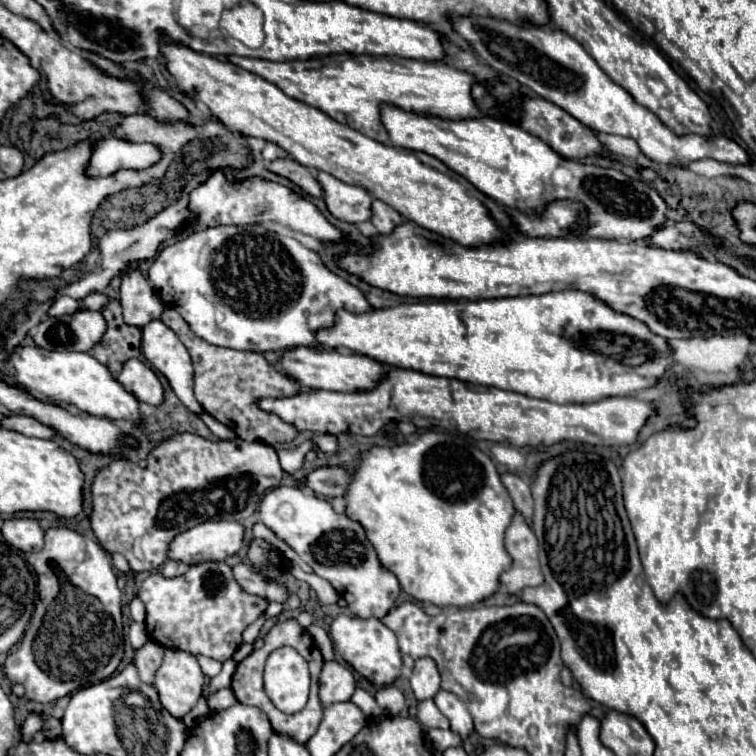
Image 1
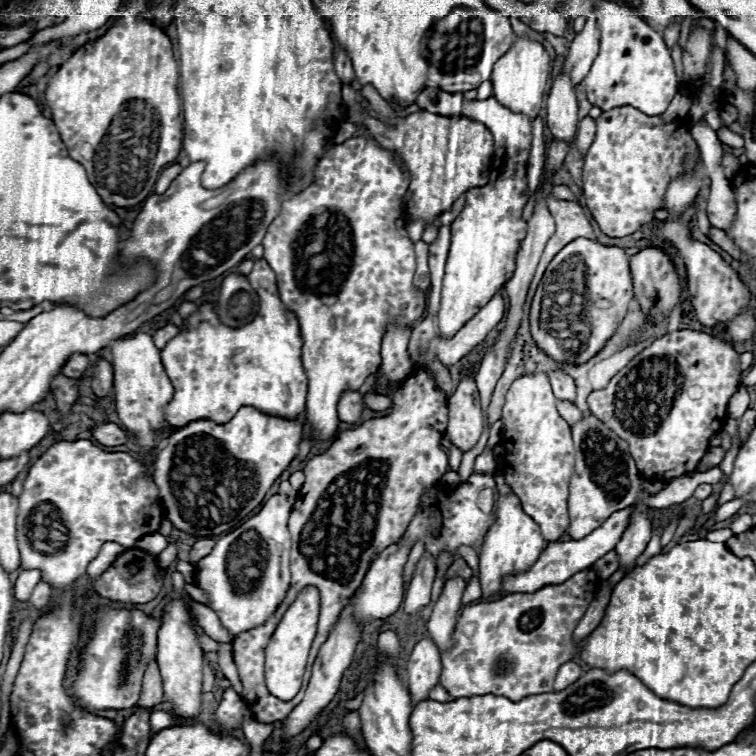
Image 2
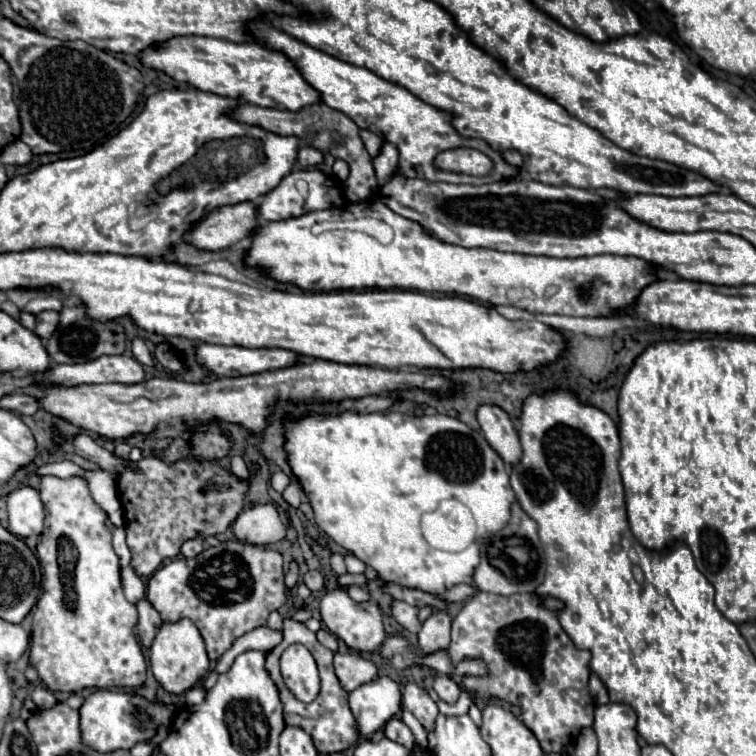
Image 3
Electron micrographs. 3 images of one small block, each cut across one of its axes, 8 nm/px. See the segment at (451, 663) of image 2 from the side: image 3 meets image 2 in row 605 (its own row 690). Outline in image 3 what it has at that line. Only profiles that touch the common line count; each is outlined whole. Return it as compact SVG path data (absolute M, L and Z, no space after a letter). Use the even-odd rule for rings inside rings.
M478 592L464 604L464 608L452 620L452 642L448 646L450 658L454 658L454 662L462 660L464 656L470 656L470 658L482 658L488 664L488 676L484 678L464 676L462 688L474 692L484 700L498 698L520 708L522 710L520 720L536 734L544 754L560 752L564 746L572 744L582 728L592 726L594 708L596 708L588 690L590 652L576 648L570 636L564 632L558 620L558 612L564 608L566 606L562 600L542 598L536 592L512 594L512 596Z

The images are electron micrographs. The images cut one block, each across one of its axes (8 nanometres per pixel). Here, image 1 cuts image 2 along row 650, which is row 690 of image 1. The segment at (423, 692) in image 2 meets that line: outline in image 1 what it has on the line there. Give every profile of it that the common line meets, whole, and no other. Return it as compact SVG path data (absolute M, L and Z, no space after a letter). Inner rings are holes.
M432 658L416 660L410 686L412 686L416 700L426 700L426 698L436 696L436 692L440 690L440 674Z

